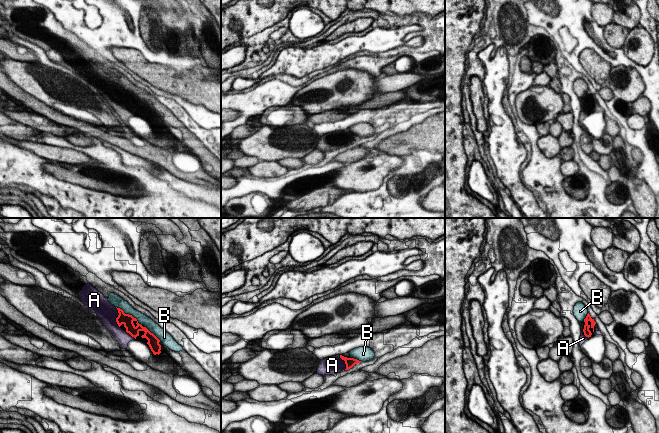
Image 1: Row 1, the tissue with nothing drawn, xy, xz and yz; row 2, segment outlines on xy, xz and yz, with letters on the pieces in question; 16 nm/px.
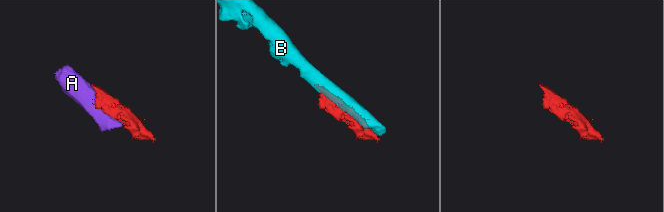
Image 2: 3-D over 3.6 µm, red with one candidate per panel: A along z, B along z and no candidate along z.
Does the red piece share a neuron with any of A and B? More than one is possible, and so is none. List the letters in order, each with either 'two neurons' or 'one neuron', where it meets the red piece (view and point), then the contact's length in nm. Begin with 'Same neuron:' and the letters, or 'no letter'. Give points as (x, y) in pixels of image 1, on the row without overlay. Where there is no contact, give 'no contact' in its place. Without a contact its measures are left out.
Same neuron: A
A: one neuron | xy (117, 93) | 340 nm
B: two neurons | xy (128, 90) | 500 nm

